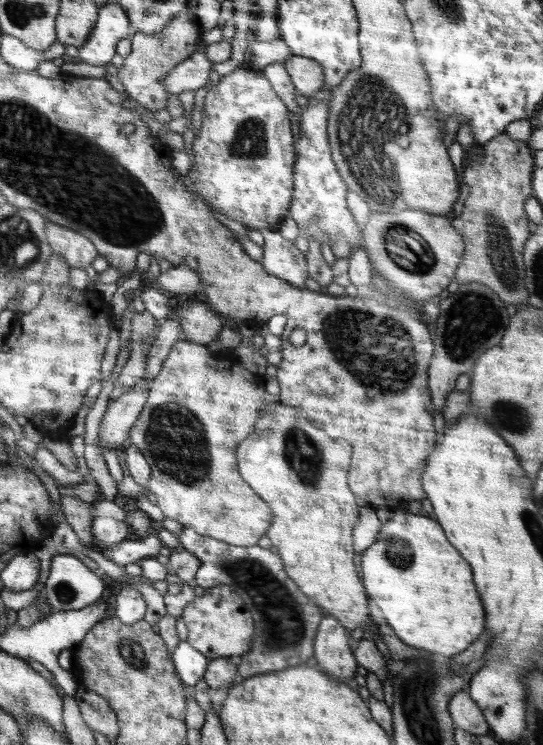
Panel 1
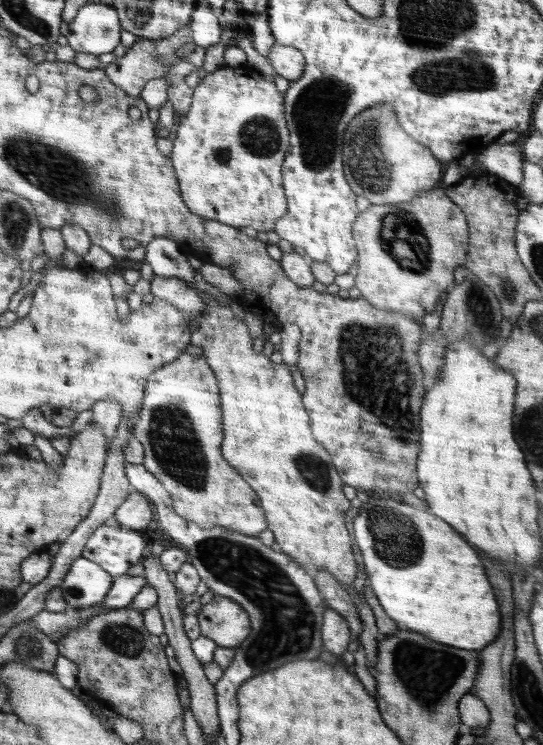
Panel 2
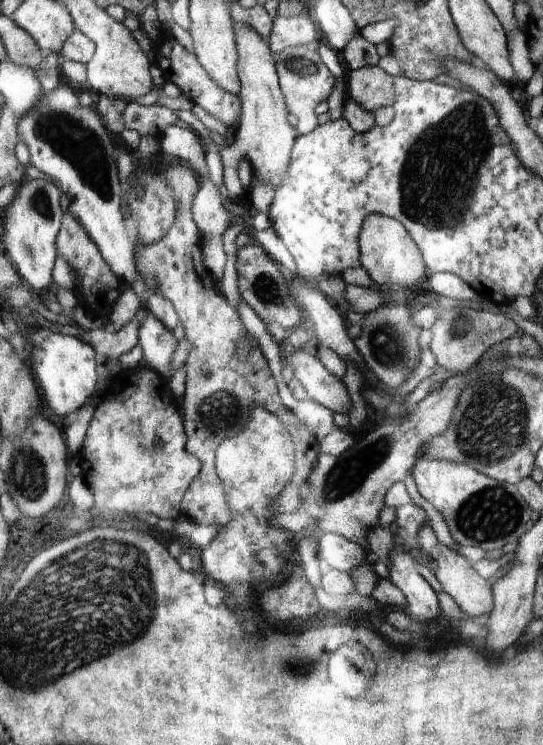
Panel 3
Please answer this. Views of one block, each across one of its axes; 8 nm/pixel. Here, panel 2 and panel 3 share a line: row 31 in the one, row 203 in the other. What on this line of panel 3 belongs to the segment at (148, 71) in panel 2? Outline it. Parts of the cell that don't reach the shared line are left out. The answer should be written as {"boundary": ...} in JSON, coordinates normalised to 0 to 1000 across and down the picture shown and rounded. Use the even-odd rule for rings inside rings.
{"boundary":[[[331,219],[317,220],[300,232],[324,268],[324,290],[298,322],[265,328],[262,322],[243,319],[247,354],[254,370],[262,370],[274,384],[276,397],[313,403],[352,463],[350,475],[337,489],[344,507],[331,553],[335,574],[344,585],[343,604],[365,615],[372,631],[343,656],[331,685],[365,703],[409,707],[427,698],[427,687],[416,677],[409,644],[398,636],[398,604],[413,591],[453,577],[471,542],[483,542],[523,566],[538,593],[571,593],[575,588],[564,580],[562,569],[547,558],[538,558],[516,537],[506,507],[475,460],[468,462],[457,486],[438,483],[435,464],[457,446],[438,419],[413,403],[403,379],[366,352],[372,319],[365,317],[365,306],[350,287],[354,267],[366,254],[365,238],[350,223]]]}

